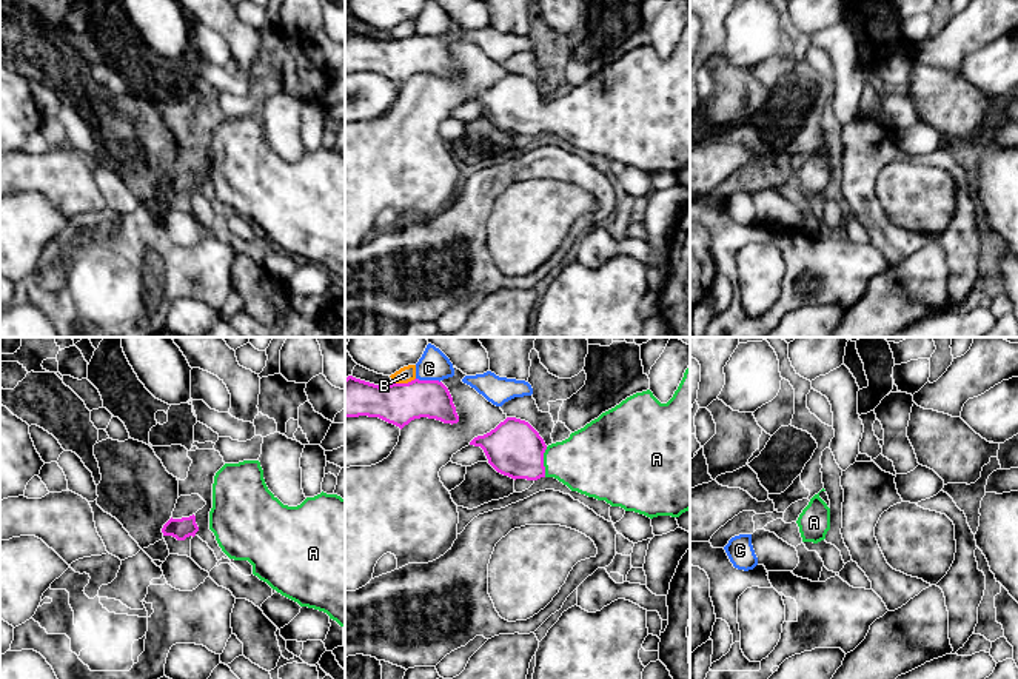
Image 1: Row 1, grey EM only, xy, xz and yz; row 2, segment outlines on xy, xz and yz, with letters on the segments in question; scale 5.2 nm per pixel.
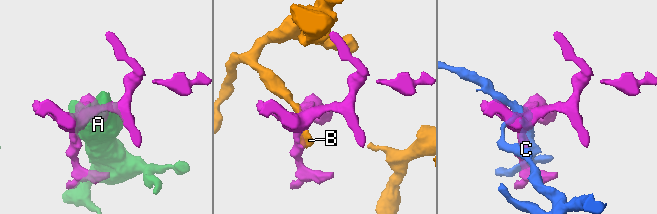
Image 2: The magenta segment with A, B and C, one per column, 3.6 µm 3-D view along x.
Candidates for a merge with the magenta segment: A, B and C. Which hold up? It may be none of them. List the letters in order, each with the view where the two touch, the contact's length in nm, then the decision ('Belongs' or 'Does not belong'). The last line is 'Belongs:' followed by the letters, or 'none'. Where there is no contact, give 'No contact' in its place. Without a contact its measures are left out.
A: Touches magenta in xz. Shared border 160 nm. Belongs
B: Touches magenta in xz. Shared border 130 nm. Does not belong
C: Touches magenta in xz. Shared border 130 nm. Does not belong
Belongs: A

